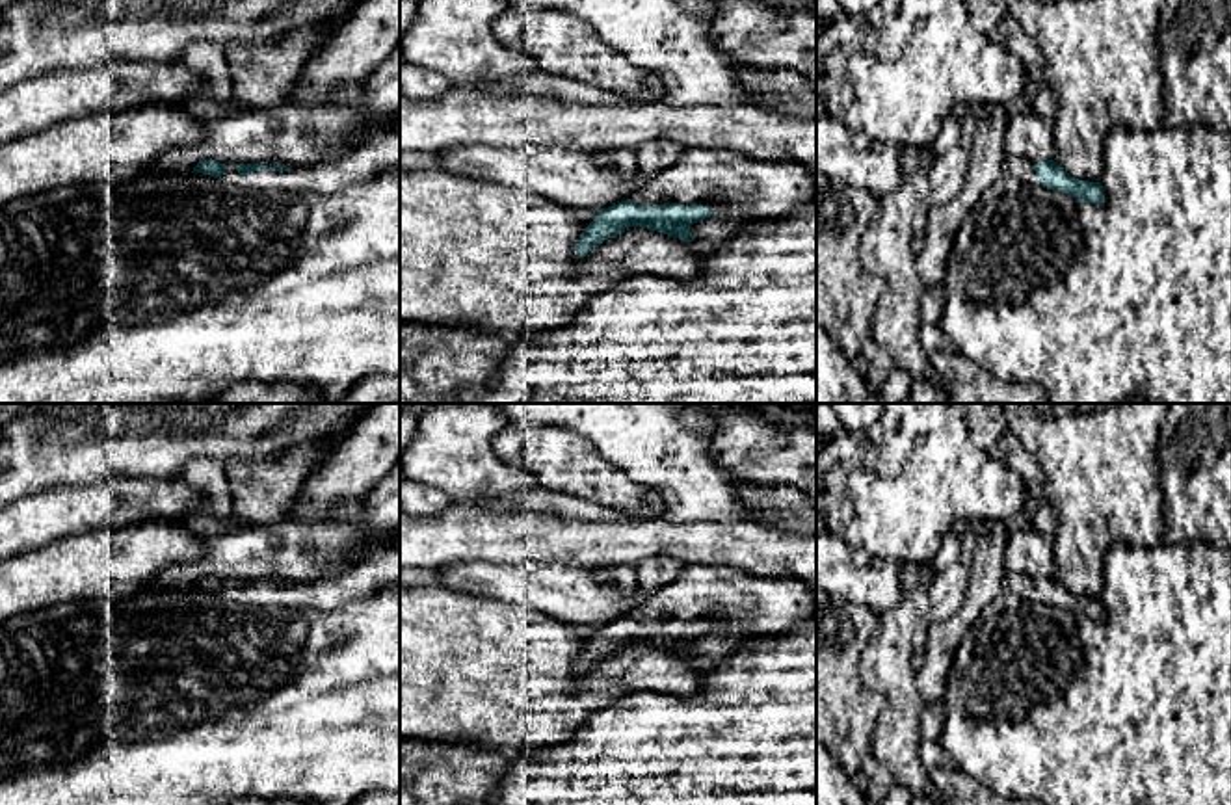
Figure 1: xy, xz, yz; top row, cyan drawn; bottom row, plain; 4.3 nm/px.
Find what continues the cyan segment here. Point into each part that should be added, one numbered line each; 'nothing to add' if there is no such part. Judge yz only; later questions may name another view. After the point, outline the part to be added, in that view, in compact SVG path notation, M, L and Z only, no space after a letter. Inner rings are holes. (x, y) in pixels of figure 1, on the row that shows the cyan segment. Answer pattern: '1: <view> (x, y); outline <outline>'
1: yz (1019, 168); outline M1006 156L1004 171L1026 184L1038 184L1034 162L1030 160Z

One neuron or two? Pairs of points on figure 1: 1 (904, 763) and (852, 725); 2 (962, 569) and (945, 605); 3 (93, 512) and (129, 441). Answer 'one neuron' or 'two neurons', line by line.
1: two neurons
2: one neuron
3: two neurons

